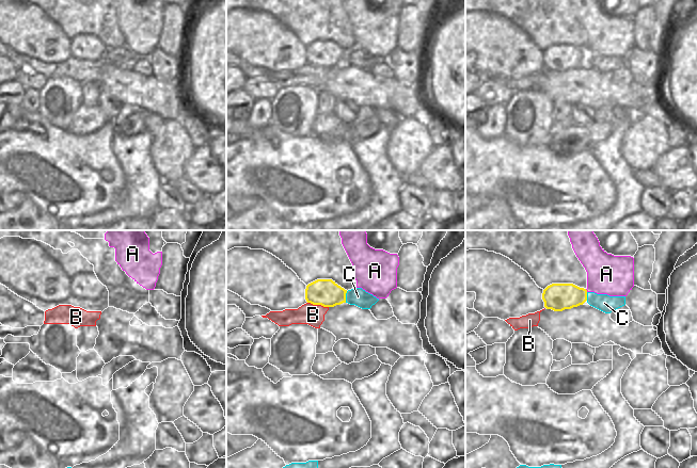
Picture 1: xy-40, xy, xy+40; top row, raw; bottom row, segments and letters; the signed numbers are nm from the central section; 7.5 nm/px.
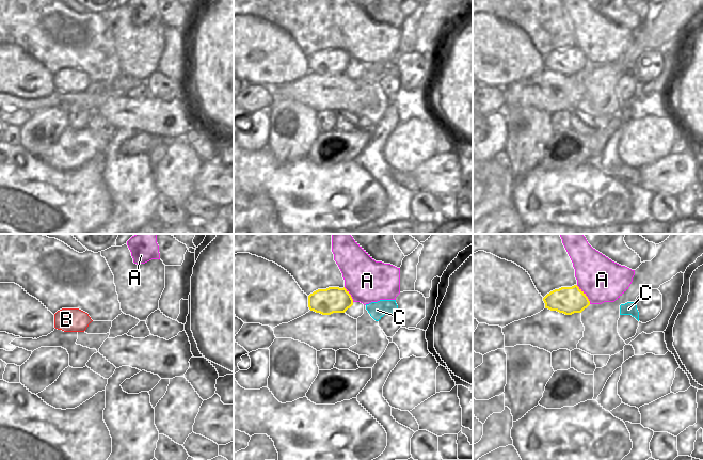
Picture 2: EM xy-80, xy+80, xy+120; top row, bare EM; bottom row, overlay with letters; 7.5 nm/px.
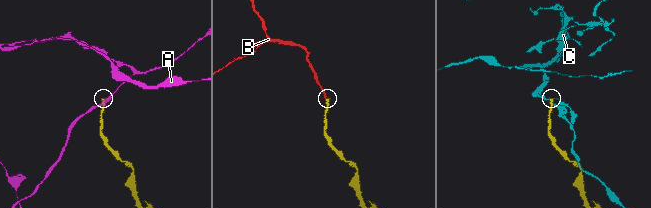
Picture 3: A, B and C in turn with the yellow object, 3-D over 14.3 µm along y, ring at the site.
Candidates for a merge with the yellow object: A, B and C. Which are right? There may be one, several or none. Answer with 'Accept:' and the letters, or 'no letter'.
Accept: B

